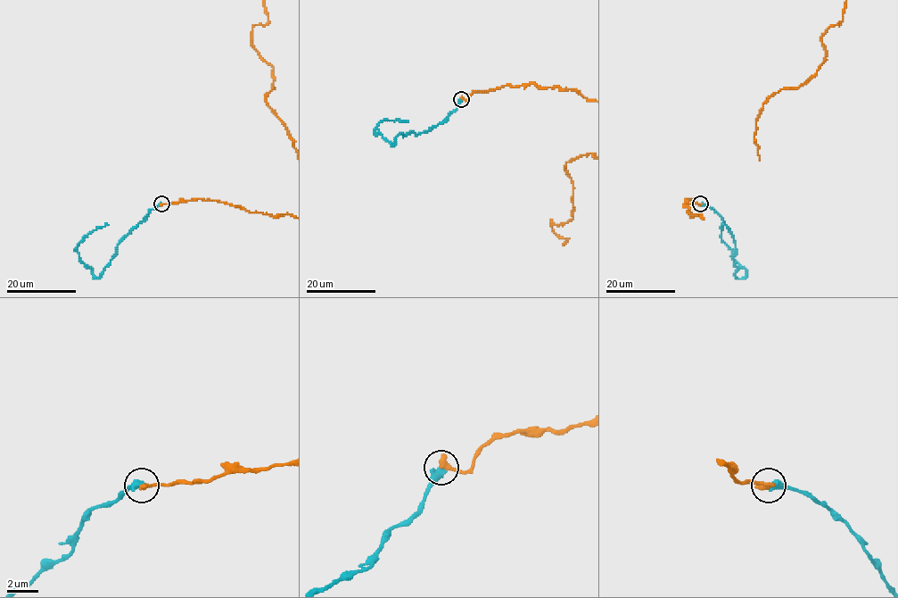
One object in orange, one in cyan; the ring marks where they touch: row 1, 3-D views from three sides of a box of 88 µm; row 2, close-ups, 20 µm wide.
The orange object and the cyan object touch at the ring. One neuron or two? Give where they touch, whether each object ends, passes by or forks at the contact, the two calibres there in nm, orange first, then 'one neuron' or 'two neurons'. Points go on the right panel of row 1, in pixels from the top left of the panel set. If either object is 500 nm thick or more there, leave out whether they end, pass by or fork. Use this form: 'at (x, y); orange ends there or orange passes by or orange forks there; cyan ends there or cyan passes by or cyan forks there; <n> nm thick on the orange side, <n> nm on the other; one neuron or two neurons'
at (700, 203); orange ends there; cyan ends there; 400 nm thick on the orange side, 480 nm on the other; one neuron

